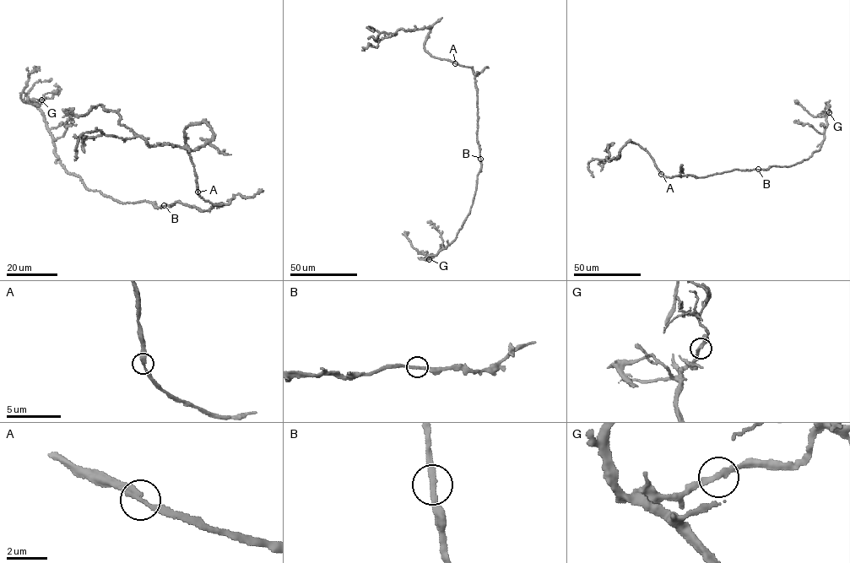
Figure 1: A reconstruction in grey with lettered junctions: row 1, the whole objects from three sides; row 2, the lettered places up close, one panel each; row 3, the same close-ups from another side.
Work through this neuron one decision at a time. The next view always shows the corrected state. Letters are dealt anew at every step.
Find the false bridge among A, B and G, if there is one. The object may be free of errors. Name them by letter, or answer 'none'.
none

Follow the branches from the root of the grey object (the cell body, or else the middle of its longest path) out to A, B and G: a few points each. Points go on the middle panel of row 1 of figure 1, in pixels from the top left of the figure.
A: (477, 105), (473, 72), (471, 67), (455, 63)
B: (477, 105), (477, 138), (480, 159)
G: (477, 105), (477, 138), (482, 166), (470, 213), (457, 238), (446, 248), (424, 259), (429, 259)

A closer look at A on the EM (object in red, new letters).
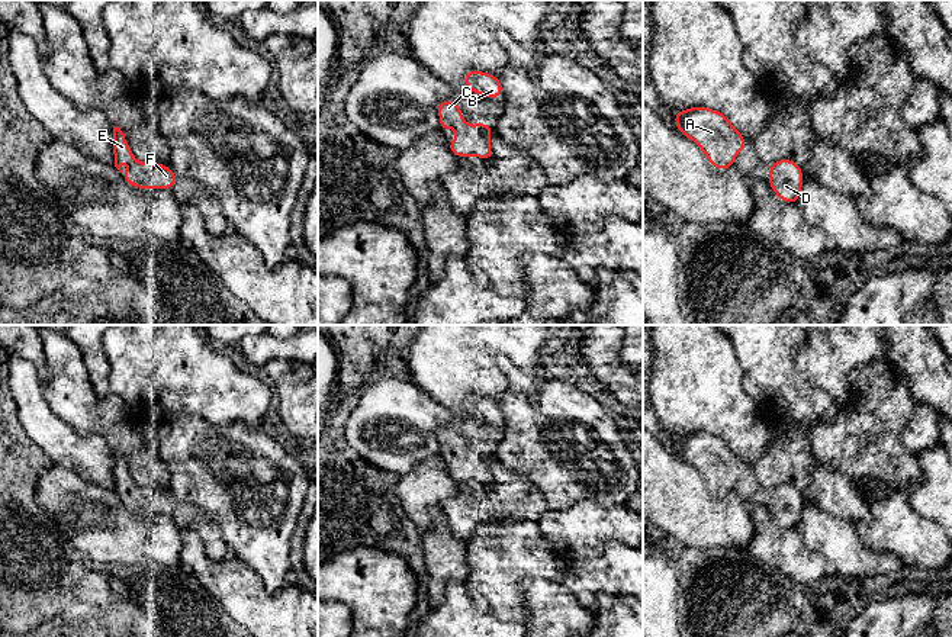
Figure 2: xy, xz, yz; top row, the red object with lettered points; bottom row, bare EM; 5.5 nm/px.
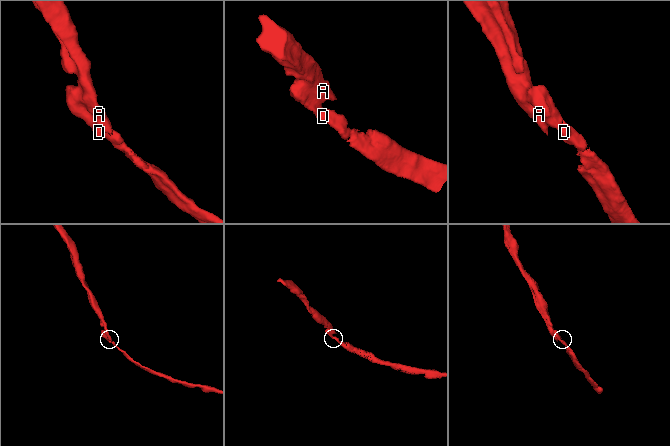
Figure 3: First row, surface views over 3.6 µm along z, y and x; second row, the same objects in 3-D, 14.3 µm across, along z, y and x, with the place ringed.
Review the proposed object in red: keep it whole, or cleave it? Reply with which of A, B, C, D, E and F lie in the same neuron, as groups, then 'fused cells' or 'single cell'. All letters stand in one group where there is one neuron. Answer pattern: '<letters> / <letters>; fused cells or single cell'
A B C D E F; single cell

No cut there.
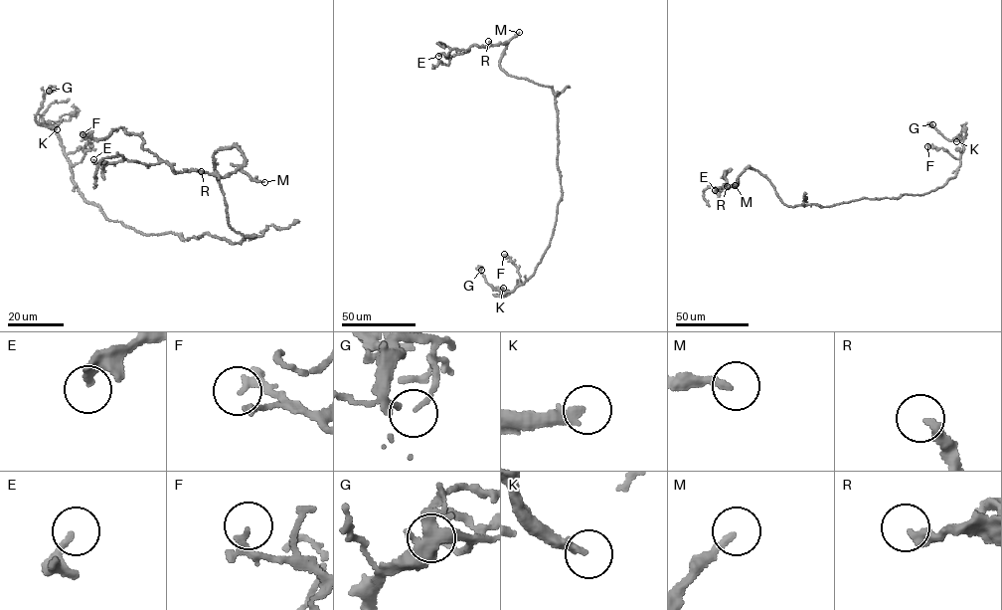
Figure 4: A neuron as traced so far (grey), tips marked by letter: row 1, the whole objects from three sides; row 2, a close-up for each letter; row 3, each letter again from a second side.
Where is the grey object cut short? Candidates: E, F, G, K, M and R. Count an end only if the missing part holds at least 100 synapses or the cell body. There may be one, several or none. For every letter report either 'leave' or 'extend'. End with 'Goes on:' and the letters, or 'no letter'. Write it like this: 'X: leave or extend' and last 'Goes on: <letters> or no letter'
E: leave
F: leave
G: leave
K: leave
M: leave
R: leave
Goes on: no letter

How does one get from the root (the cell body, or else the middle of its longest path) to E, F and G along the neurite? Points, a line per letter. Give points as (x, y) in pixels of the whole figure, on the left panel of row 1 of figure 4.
E: (230, 241), (254, 235), (230, 227), (215, 168), (215, 153), (237, 146), (244, 163), (222, 177), (93, 159)
F: (230, 241), (143, 235), (107, 220), (73, 180), (74, 164), (90, 148), (83, 134)
G: (230, 241), (143, 235), (107, 220), (73, 180), (58, 133), (36, 122), (49, 91)

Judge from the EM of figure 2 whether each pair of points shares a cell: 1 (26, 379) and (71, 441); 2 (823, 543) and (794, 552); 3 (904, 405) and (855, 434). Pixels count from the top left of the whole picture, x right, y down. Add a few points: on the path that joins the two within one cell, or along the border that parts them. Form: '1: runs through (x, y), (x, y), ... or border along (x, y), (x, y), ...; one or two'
1: runs through (28, 395), (32, 407), (55, 430); one
2: border along (795, 530), (801, 540), (825, 559), (829, 572); two
3: runs through (893, 405), (885, 405), (867, 424); one

